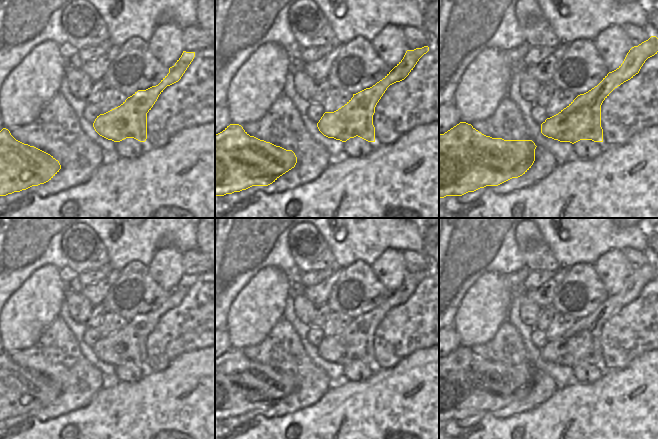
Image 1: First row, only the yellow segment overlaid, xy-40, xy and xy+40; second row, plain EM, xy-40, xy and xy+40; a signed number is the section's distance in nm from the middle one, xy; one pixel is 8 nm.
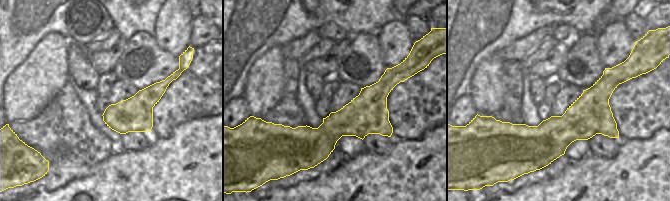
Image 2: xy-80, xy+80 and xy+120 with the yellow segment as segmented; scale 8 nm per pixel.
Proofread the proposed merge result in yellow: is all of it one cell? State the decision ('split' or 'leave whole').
split

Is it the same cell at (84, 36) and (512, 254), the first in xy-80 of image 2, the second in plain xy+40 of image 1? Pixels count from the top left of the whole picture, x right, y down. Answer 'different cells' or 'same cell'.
different cells

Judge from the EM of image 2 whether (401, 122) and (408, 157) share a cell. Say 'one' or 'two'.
two

